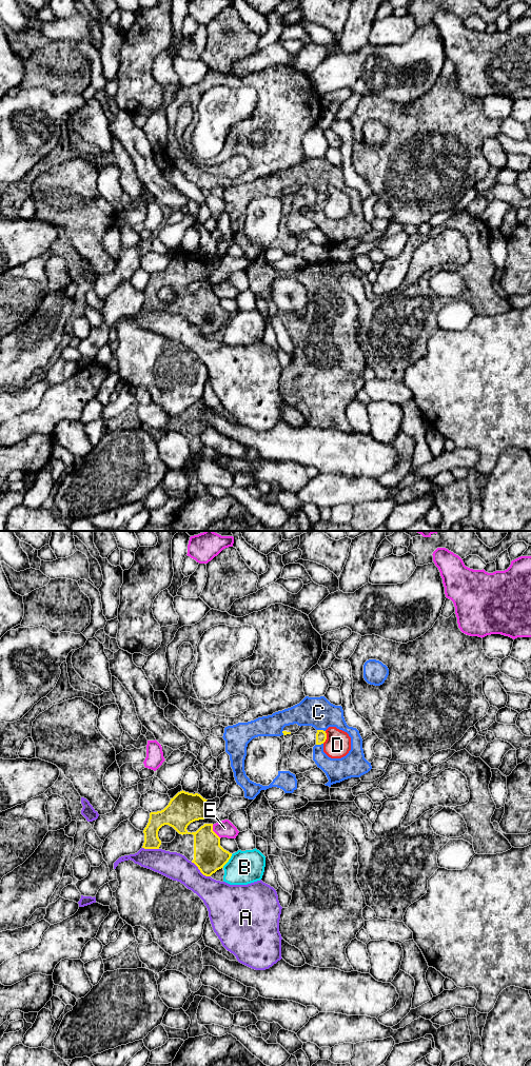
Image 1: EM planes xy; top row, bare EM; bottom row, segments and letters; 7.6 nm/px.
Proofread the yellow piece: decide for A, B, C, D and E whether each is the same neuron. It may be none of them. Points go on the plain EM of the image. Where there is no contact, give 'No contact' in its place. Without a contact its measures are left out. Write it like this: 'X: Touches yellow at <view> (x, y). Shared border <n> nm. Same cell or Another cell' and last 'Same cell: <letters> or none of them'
A: Touches yellow at xy (200, 332). Shared border 190 nm. Another cell
B: Touches yellow at xy (228, 321). Shared border 130 nm. Another cell
C: Touches yellow at xy (321, 191). Shared border 70 nm. Another cell
D: Touches yellow at xy (326, 198). Shared border 100 nm. Another cell
E: Touches yellow at xy (213, 292). Shared border 120 nm. Another cell
Same cell: none of them

